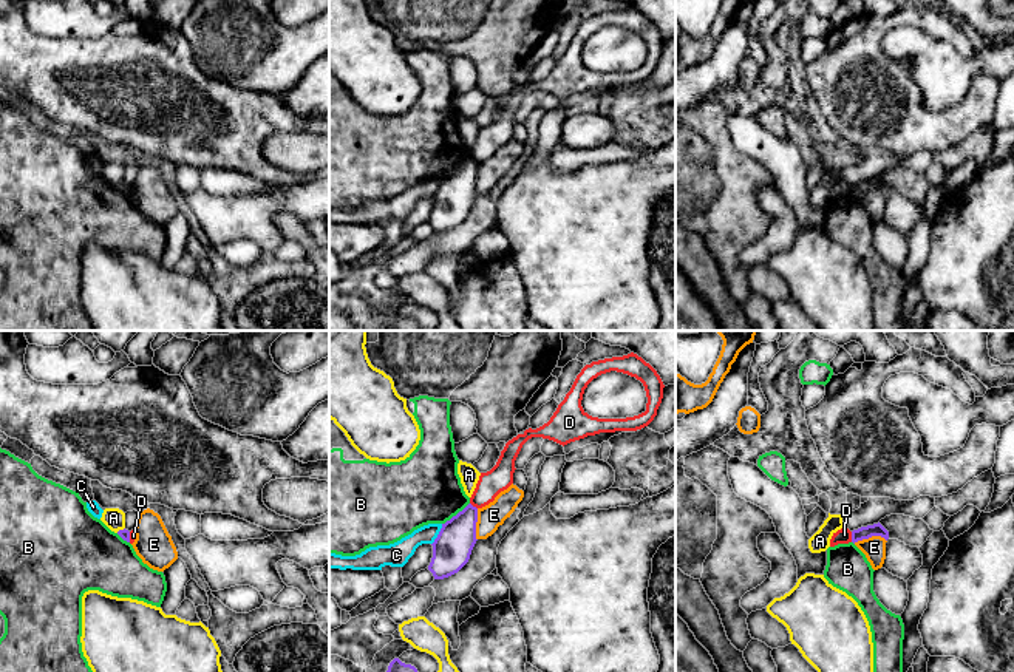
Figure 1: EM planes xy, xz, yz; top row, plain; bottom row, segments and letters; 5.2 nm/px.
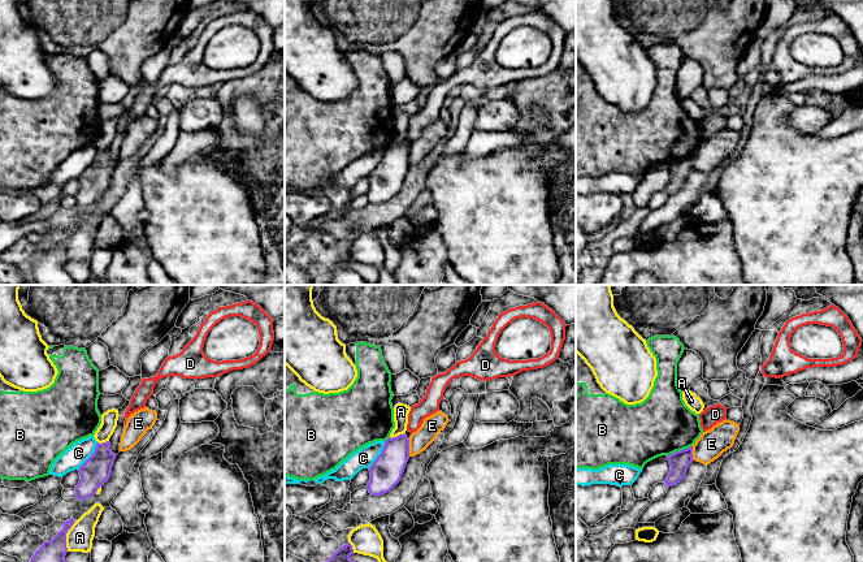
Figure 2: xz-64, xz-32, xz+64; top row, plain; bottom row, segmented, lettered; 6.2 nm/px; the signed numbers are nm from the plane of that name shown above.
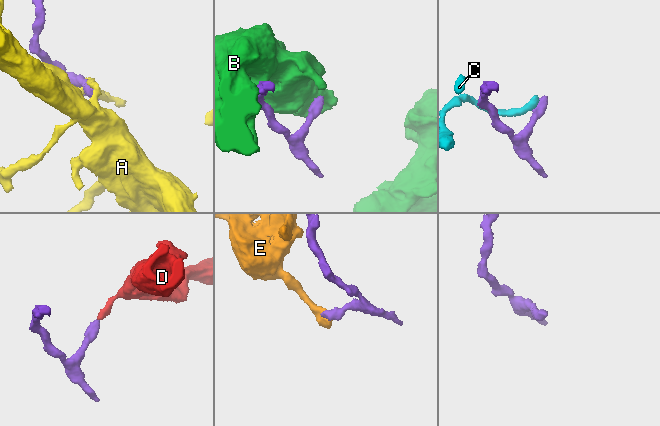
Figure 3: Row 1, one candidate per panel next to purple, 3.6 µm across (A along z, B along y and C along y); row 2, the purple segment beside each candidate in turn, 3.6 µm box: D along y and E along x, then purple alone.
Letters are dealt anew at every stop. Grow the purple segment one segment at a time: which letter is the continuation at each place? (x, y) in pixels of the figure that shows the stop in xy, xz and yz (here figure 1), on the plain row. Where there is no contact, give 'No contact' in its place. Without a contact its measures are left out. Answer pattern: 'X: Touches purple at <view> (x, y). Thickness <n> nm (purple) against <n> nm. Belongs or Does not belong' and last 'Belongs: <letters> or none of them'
A: Touches purple at xy (119, 184). Thickness 50 nm (purple) against 110 nm. Does not belong
B: Touches purple at xz (456, 169). Thickness 200 nm (purple) against 360 nm. Does not belong
C: Touches purple at xz (438, 189). Thickness 200 nm (purple) against 130 nm. Does not belong
D: Touches purple at yz (852, 190). Thickness 70 nm (purple) against 80 nm. Does not belong
E: Touches purple at yz (869, 190). Thickness 70 nm (purple) against 120 nm. Does not belong
Belongs: none of them

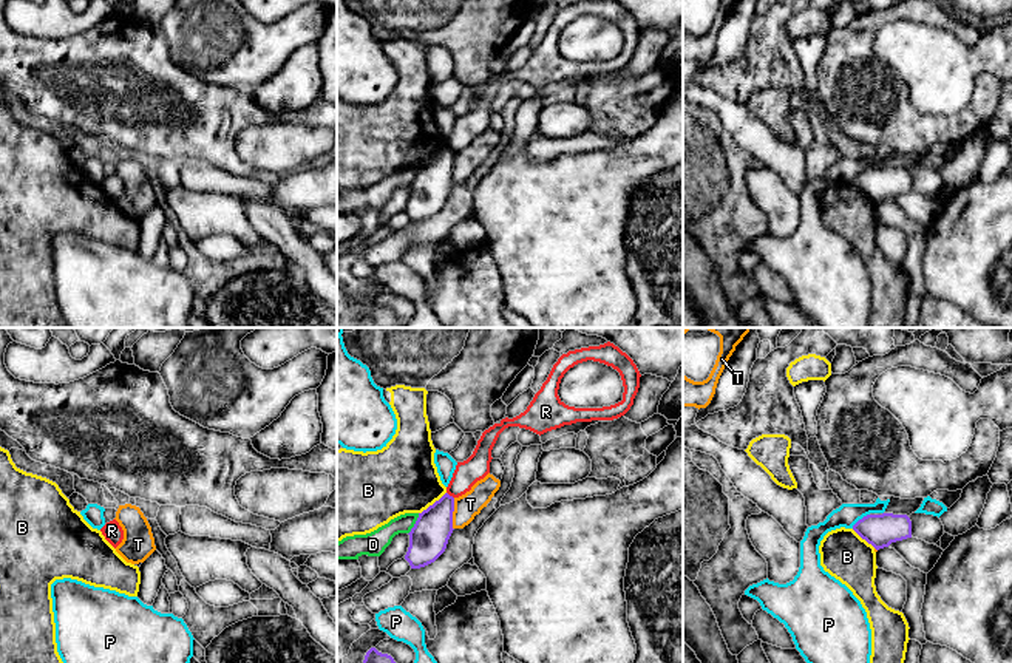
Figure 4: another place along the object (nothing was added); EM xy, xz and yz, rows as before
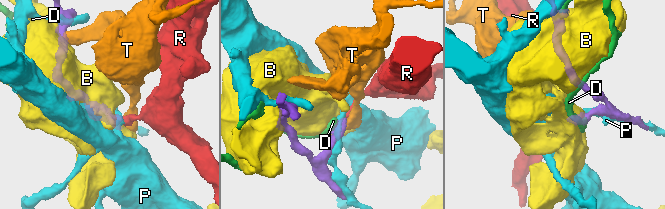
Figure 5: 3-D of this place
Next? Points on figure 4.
B: Touches purple at xz (433, 158). Thickness 200 nm (purple) against 360 nm. Does not belong
D: Touches purple at xz (414, 178). Thickness 200 nm (purple) against 130 nm. Does not belong
P: Touches purple at yz (859, 173). Thickness 170 nm (purple) against 120 nm. Does not belong
R: Touches purple at xz (448, 149). Thickness 200 nm (purple) against 140 nm. Does not belong
T: Touches purple at xz (451, 167). Thickness 200 nm (purple) against 130 nm. Does not belong
Belongs: none of them

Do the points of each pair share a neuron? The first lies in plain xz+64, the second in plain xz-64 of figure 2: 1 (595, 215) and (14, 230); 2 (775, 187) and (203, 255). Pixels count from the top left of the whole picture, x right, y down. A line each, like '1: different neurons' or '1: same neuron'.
1: different neurons
2: same neuron

